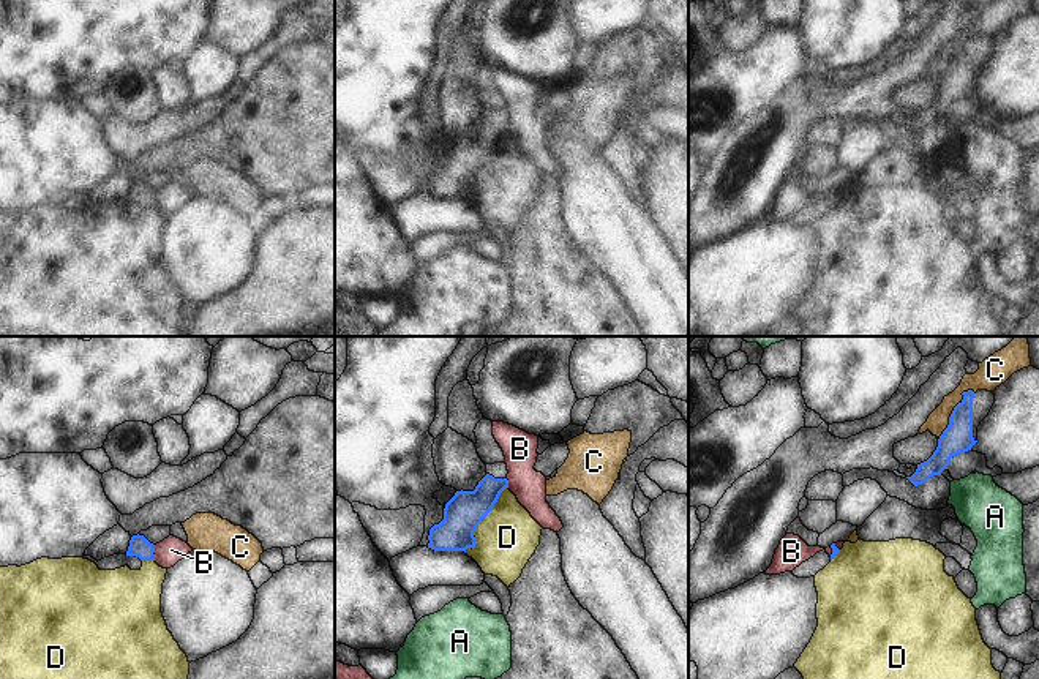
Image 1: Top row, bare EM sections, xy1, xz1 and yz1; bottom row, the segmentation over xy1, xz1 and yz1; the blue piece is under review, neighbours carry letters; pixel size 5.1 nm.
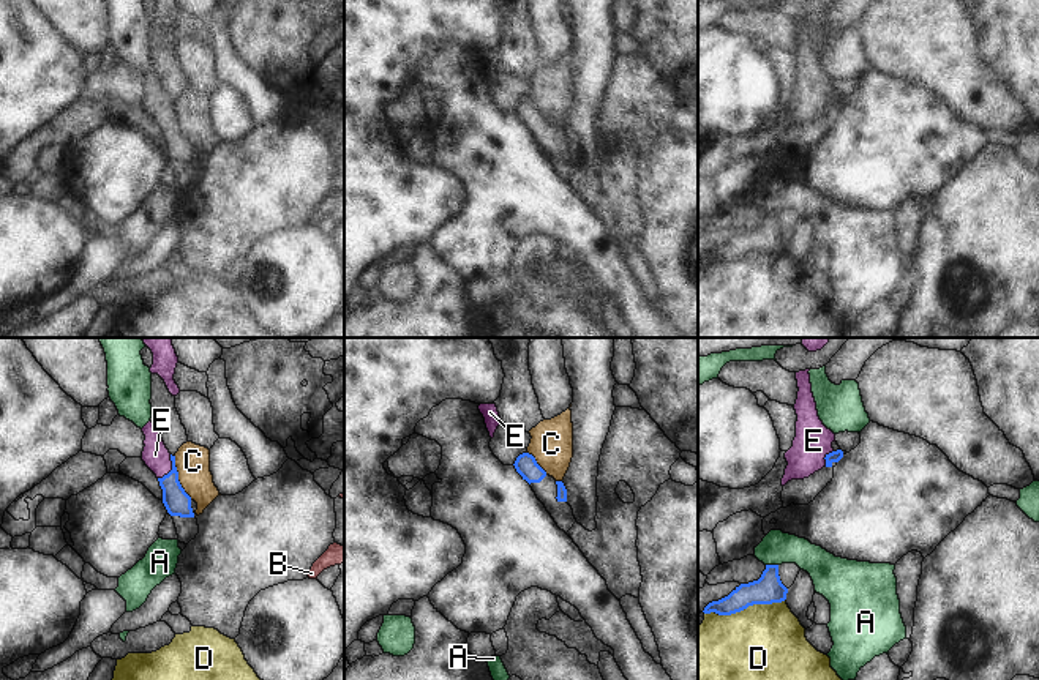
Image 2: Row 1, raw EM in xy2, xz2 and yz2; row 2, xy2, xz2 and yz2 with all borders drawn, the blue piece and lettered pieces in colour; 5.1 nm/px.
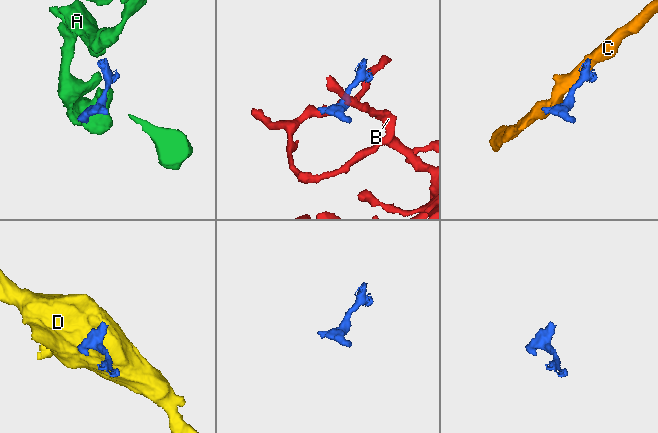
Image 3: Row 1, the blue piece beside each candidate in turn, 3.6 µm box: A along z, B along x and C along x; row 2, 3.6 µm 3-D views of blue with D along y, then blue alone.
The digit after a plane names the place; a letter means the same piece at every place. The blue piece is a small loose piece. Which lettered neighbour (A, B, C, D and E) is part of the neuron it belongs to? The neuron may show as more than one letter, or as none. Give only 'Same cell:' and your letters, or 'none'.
Same cell: E

